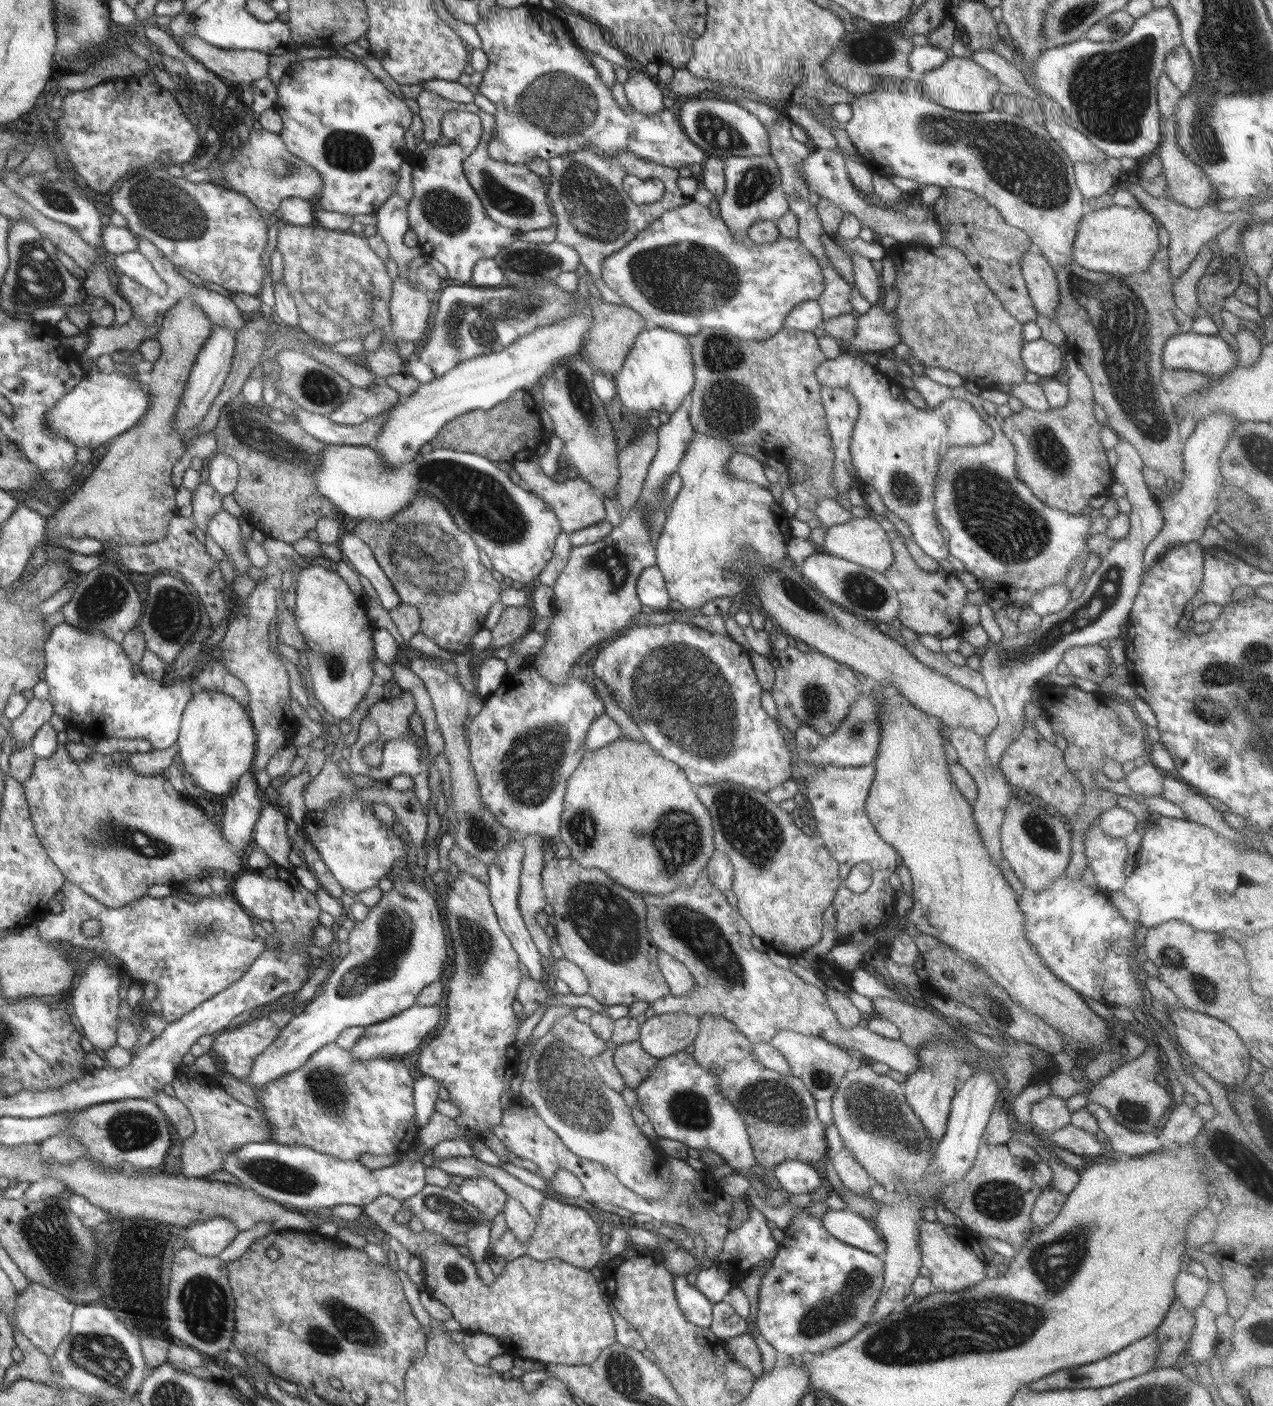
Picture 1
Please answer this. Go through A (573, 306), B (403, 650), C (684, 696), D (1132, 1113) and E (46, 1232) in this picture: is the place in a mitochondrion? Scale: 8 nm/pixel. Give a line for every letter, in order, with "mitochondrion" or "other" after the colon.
A: other
B: other
C: mitochondrion
D: mitochondrion
E: mitochondrion

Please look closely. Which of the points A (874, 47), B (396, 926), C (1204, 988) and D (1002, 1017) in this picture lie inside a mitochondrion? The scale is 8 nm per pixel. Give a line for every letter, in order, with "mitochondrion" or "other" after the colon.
A: mitochondrion
B: mitochondrion
C: mitochondrion
D: other

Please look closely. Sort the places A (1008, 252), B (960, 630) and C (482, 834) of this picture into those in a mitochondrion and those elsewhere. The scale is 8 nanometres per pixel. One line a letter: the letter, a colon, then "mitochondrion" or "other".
A: other
B: other
C: mitochondrion

